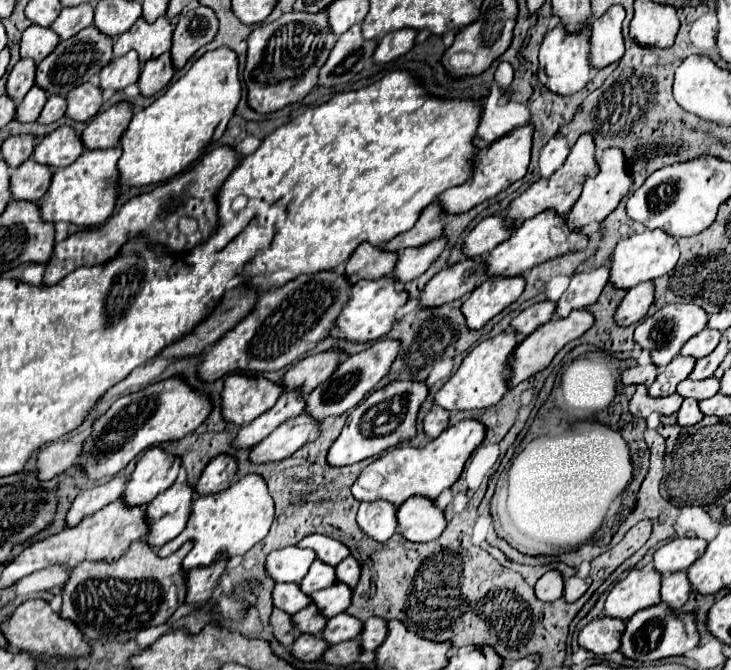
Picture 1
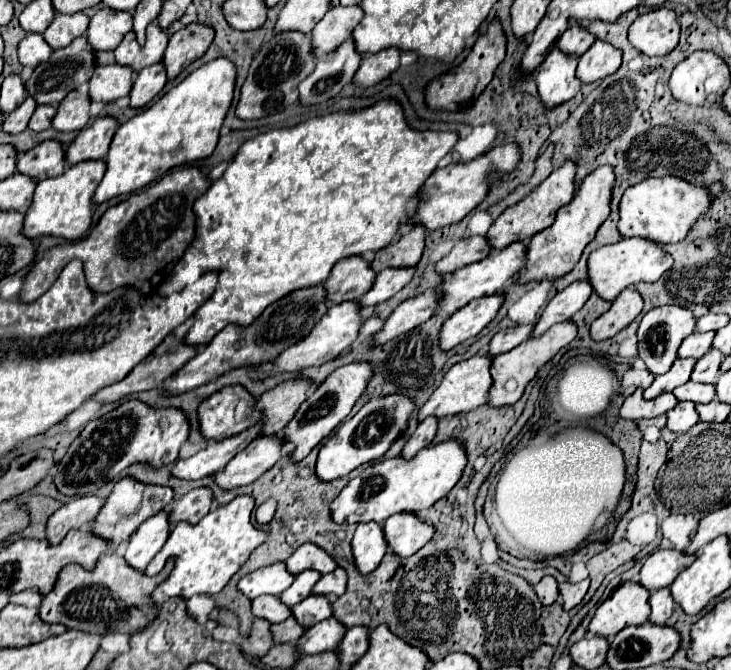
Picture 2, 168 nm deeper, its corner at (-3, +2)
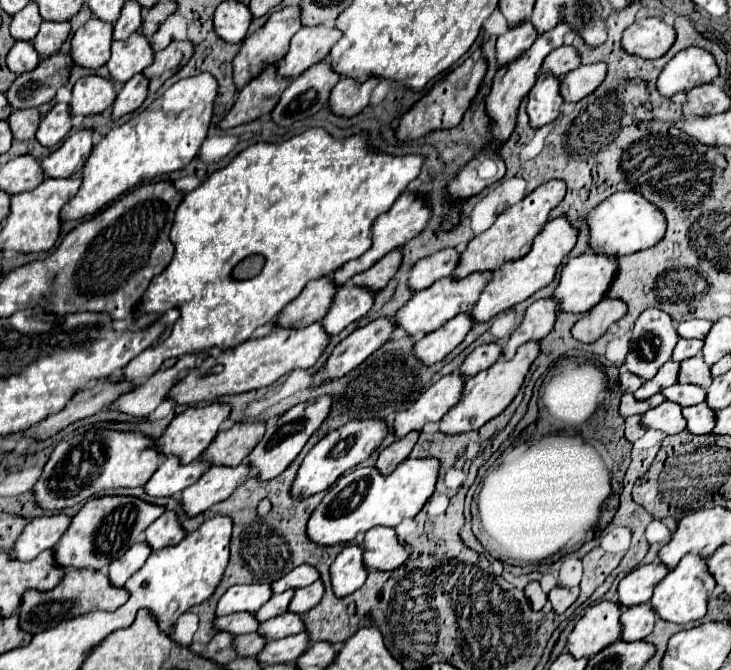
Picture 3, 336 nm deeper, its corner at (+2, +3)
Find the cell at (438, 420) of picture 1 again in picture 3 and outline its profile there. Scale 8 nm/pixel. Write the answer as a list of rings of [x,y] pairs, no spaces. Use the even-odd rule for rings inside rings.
[[[411,431],[411,433],[407,433],[403,439],[391,443],[387,449],[383,449],[383,451],[379,453],[377,463],[375,463],[375,467],[379,469],[379,473],[389,475],[403,459],[407,459],[407,455],[411,453],[413,445],[417,443],[417,437],[419,437],[419,433],[417,433],[417,431]]]

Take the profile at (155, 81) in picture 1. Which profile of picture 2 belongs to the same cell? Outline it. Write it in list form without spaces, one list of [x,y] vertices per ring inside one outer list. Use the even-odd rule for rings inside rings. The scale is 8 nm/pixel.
[[[162,62],[140,70],[136,74],[136,80],[130,92],[130,106],[132,108],[146,106],[152,98],[156,98],[162,92],[162,88],[166,86],[166,80],[168,78],[166,78],[166,70]]]

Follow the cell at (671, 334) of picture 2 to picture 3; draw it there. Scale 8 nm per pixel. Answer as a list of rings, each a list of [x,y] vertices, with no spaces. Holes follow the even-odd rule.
[[[647,309],[635,321],[625,369],[643,381],[653,379],[663,363],[671,359],[679,335],[671,317],[659,309]]]

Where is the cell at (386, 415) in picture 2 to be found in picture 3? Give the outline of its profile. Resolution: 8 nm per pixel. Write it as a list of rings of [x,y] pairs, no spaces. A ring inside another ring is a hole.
[[[379,419],[369,421],[351,421],[345,423],[341,429],[327,433],[301,461],[301,467],[297,471],[297,477],[291,485],[291,497],[295,499],[307,499],[319,491],[327,491],[345,471],[353,469],[361,461],[365,461],[383,441],[387,435],[387,425]]]

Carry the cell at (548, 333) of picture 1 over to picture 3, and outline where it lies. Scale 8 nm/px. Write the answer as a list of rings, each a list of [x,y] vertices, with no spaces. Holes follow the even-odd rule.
[[[525,343],[517,349],[515,357],[509,361],[497,361],[495,365],[491,365],[489,369],[477,373],[475,377],[465,381],[463,393],[461,393],[461,401],[459,405],[453,405],[443,419],[439,421],[439,431],[445,435],[457,435],[457,433],[467,433],[467,431],[475,431],[479,427],[483,427],[489,419],[497,417],[517,395],[517,391],[523,385],[523,379],[529,371],[529,365],[535,361],[539,353],[539,343]]]

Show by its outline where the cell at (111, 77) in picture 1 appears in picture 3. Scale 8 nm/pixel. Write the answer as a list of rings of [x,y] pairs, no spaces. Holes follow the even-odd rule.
[[[87,75],[79,79],[73,87],[73,97],[69,101],[71,115],[97,115],[103,113],[115,101],[115,89],[109,79]]]

